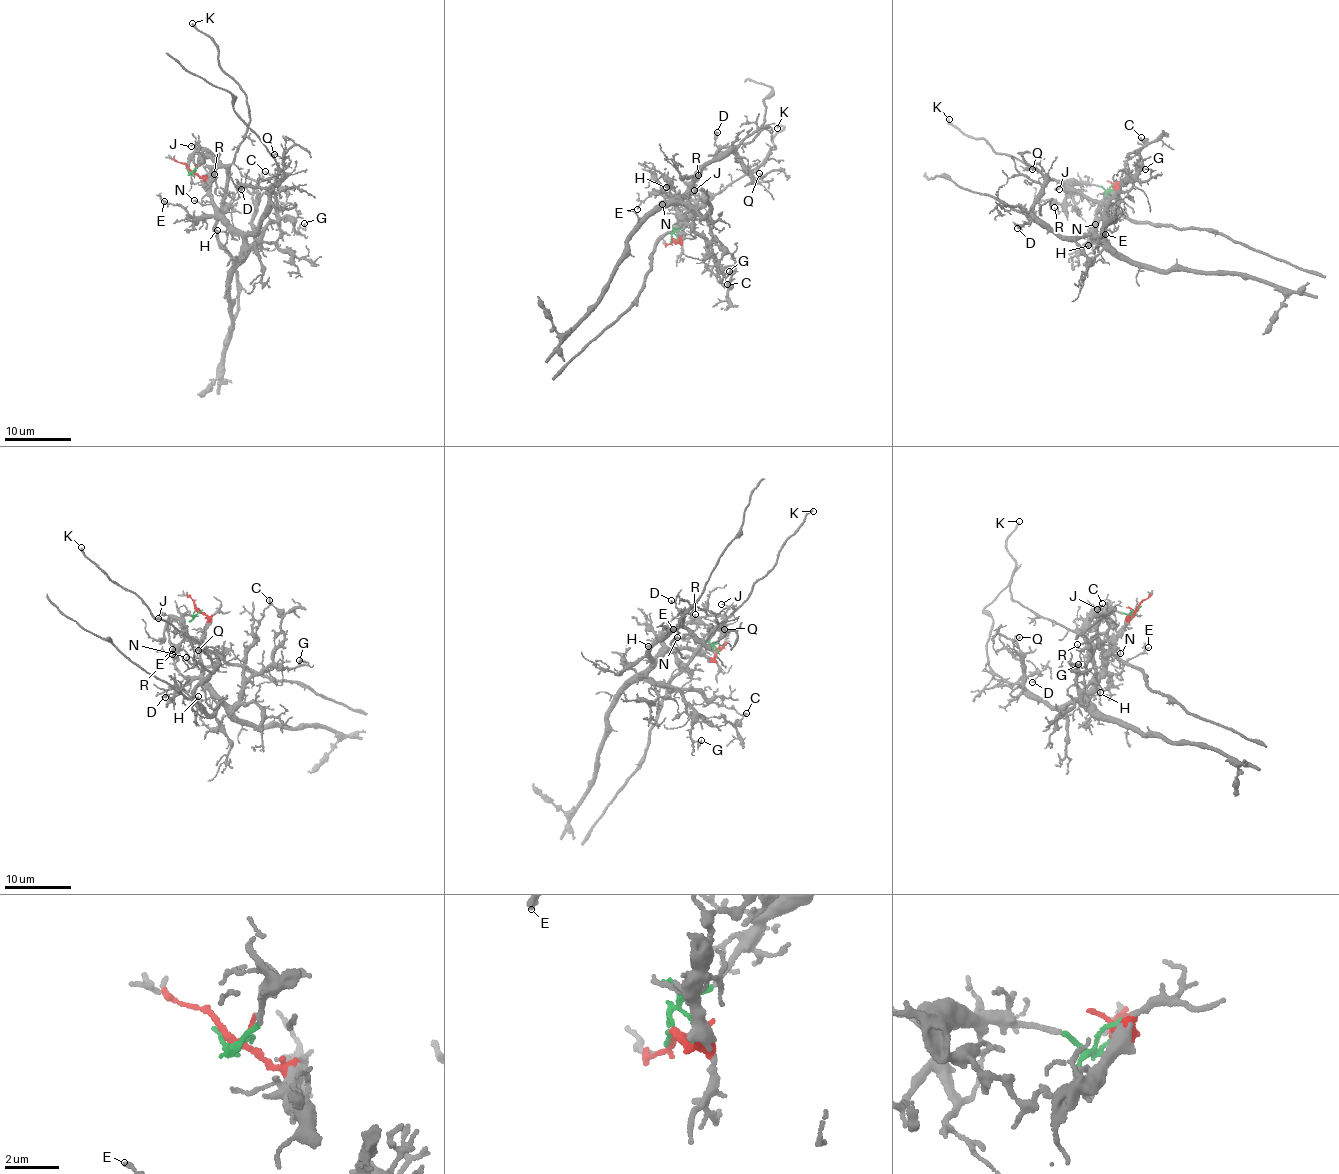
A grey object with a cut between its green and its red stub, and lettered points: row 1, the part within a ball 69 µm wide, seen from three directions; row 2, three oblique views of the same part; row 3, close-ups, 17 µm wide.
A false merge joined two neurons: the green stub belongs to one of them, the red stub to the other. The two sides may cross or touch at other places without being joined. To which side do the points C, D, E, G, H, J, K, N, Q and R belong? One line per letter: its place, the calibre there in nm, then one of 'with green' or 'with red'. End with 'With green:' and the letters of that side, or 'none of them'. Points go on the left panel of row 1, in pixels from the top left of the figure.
C: (265, 171) | 140 nm | with red
D: (241, 189) | 130 nm | with red
E: (164, 201) | 90 nm | with red
G: (304, 223) | 120 nm | with red
H: (217, 230) | 180 nm | with red
J: (191, 146) | 80 nm | with green
K: (192, 23) | 200 nm | with green
N: (194, 200) | 130 nm | with red
Q: (274, 154) | 110 nm | with red
R: (214, 174) | 110 nm | with green
With green: J, K, R

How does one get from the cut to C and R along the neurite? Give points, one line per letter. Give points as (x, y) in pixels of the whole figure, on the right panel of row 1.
C: (1114, 186), (1090, 230), (1103, 236), (1107, 206), (1133, 186), (1141, 161), (1138, 151), (1145, 142), (1141, 137)
R: (1114, 186), (1106, 189), (1078, 181), (1067, 204), (1060, 211), (1054, 207)

